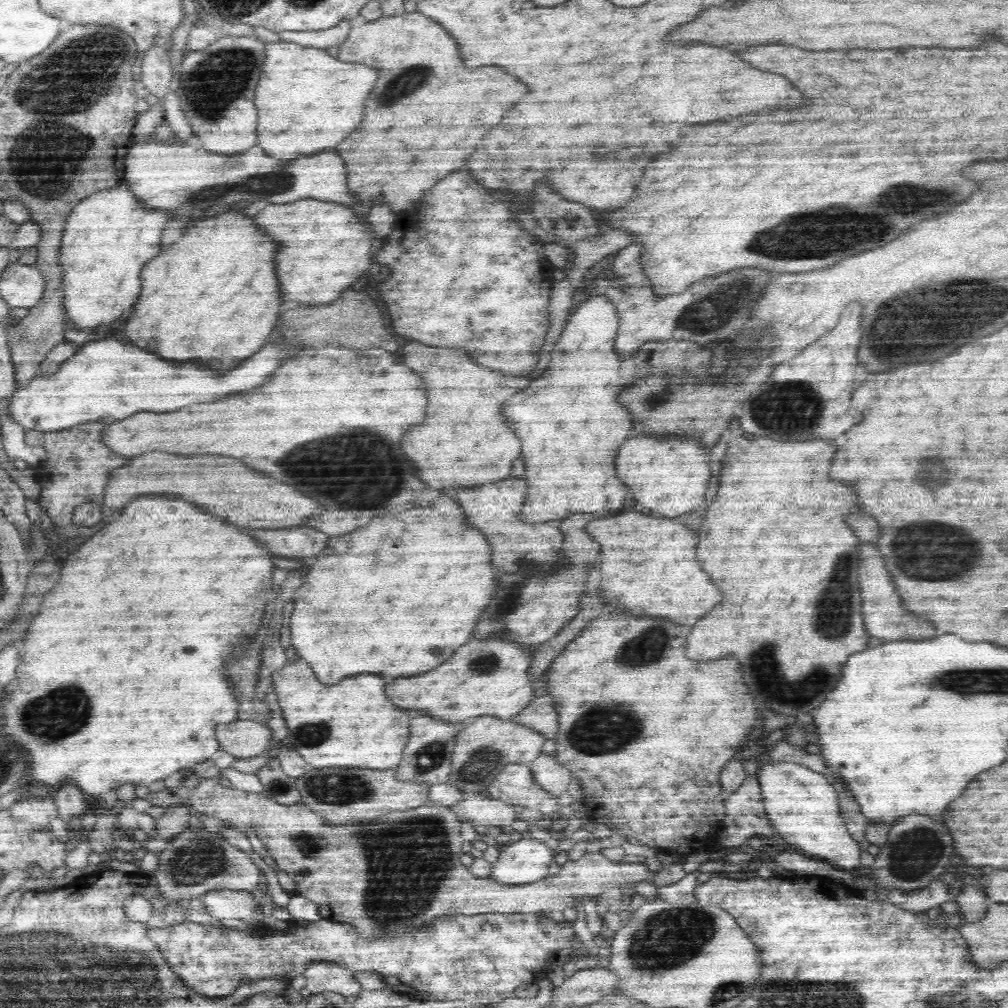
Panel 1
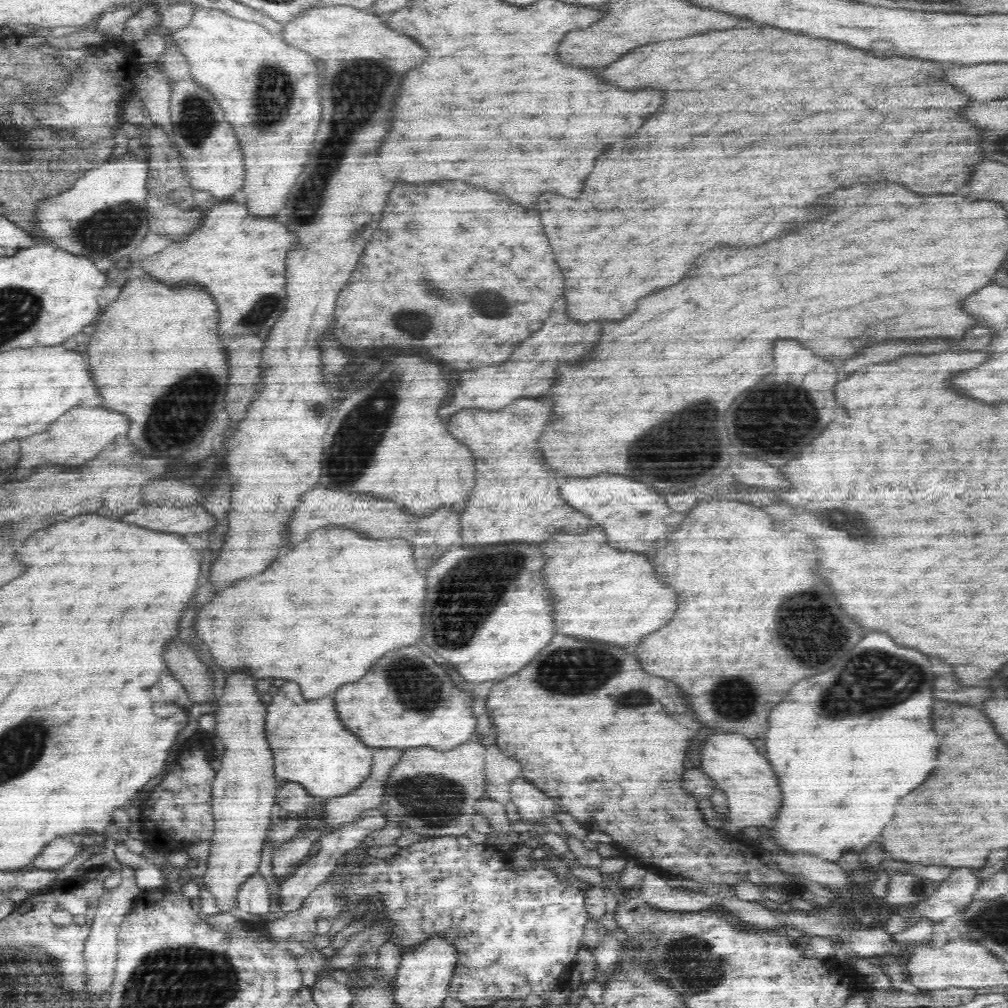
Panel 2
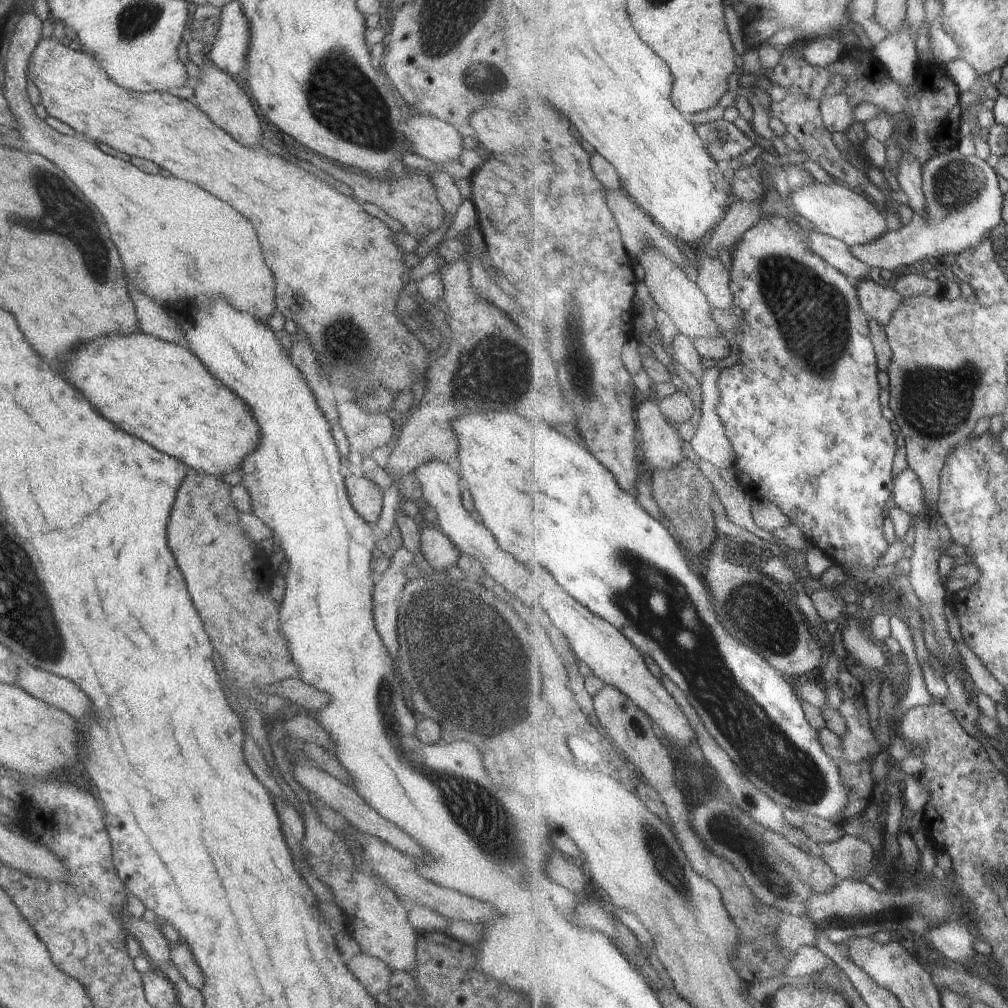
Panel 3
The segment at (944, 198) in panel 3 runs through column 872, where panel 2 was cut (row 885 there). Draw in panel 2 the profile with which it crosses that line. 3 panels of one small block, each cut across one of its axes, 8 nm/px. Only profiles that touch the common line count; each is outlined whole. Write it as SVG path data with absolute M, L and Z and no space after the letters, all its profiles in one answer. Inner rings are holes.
M262 875L251 876L238 894L240 910L248 914L265 915L270 912L270 892Z

